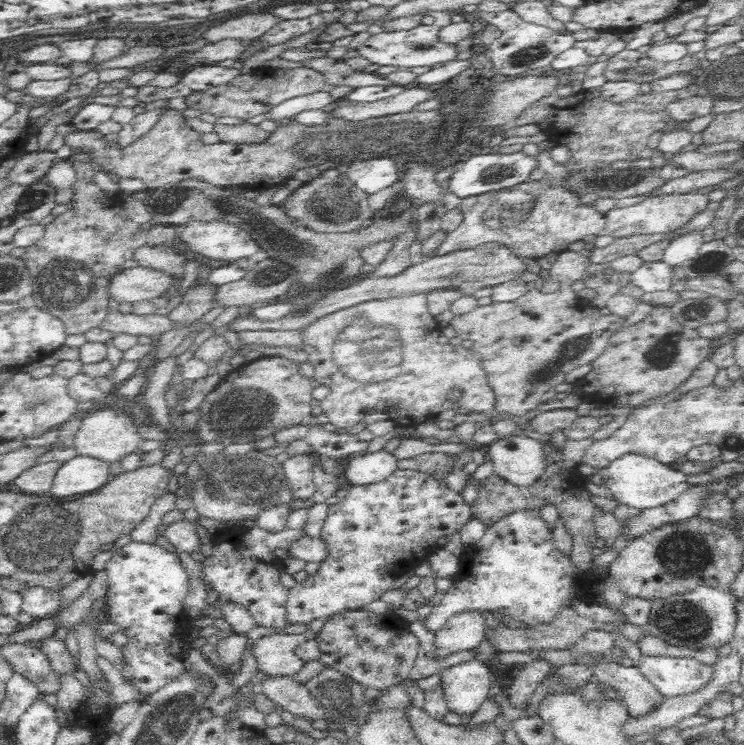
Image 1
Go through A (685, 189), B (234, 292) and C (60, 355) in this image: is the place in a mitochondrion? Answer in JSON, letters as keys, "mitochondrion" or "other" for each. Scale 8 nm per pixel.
{"A":"other","B":"other","C":"other"}

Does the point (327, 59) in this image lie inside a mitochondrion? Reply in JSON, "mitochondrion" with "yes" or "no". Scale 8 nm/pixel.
{"mitochondrion":"no"}

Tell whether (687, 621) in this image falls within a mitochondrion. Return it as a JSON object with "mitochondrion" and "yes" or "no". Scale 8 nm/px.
{"mitochondrion":"yes"}

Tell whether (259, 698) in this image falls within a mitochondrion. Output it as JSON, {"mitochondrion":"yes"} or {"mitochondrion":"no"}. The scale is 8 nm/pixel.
{"mitochondrion":"no"}

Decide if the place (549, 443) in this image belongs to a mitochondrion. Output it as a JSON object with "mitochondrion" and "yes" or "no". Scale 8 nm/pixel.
{"mitochondrion":"no"}

